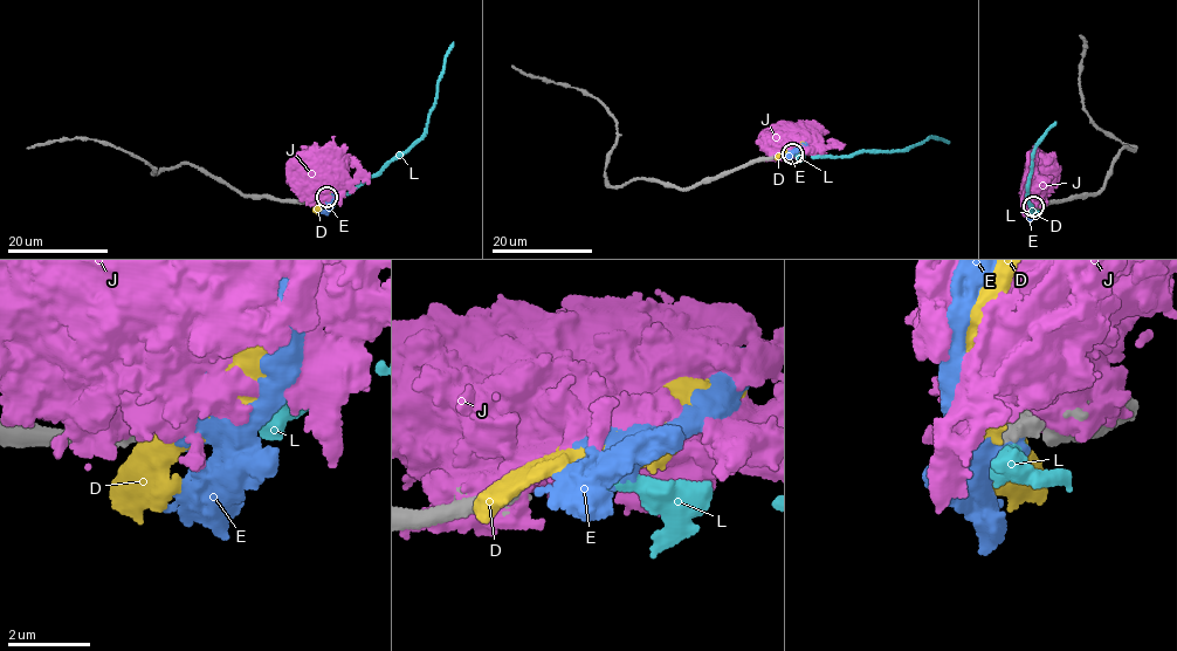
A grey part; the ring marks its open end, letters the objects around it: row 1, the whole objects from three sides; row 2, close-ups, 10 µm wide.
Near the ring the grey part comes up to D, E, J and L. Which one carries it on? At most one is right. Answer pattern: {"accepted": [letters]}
{"accepted": []}

